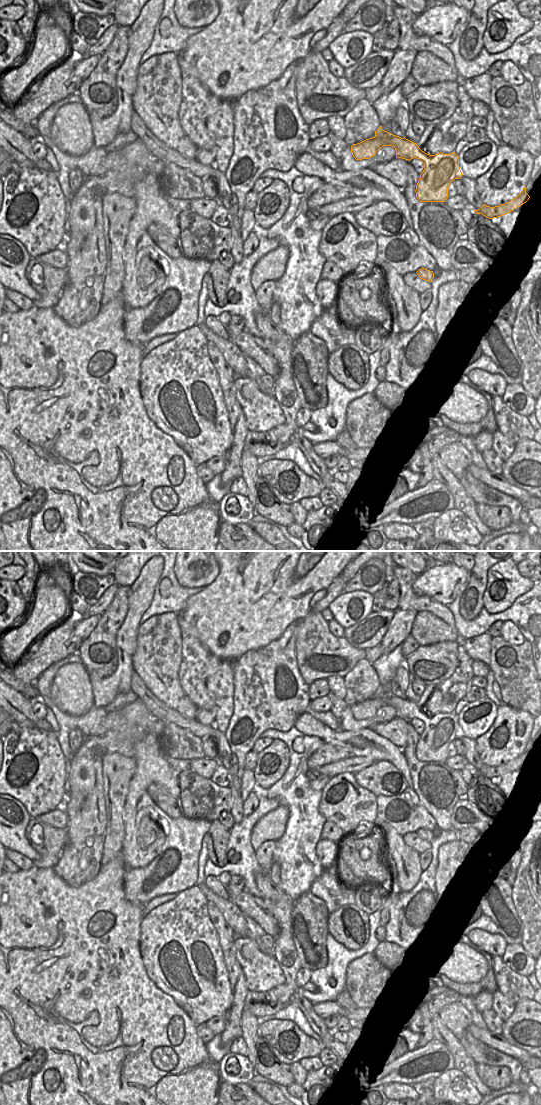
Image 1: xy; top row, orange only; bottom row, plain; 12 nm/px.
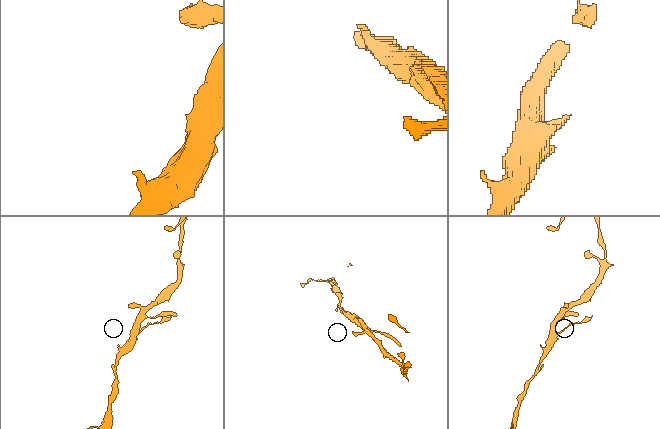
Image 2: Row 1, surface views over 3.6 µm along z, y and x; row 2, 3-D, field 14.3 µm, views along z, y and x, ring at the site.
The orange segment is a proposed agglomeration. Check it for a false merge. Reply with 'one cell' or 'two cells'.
one cell

